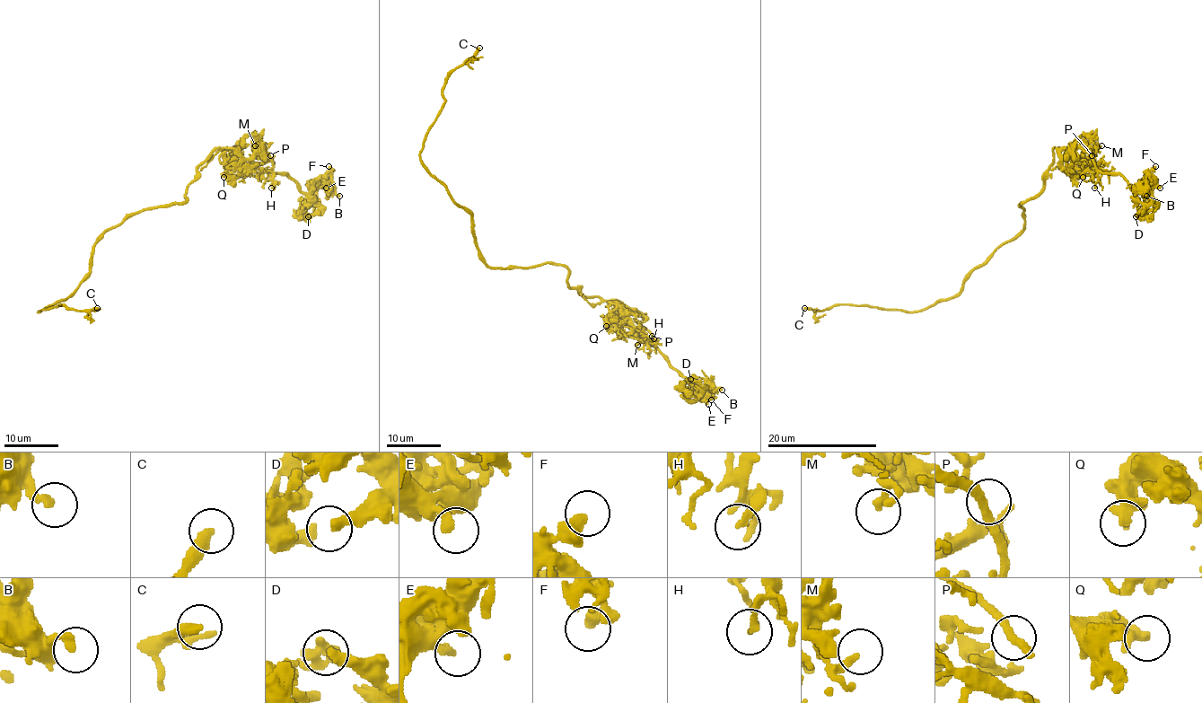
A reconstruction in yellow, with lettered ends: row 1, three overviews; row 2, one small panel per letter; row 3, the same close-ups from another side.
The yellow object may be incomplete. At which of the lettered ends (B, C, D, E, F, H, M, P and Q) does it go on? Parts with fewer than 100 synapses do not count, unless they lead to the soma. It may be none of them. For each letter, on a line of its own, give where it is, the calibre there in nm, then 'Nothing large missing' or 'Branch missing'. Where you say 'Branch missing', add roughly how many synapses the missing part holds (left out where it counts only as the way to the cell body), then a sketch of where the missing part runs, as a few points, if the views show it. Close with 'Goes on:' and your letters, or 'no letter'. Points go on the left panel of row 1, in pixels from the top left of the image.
B: Place: (339, 196). Thickness 280 nm. Nothing large missing
C: Place: (97, 308). Thickness 400 nm. Branch missing. Course of what is missing: (97, 308), (100, 295)
D: Place: (308, 216). Thickness 320 nm. Nothing large missing
E: Place: (326, 188). Thickness 300 nm. Nothing large missing
F: Place: (329, 166). Thickness 400 nm. Nothing large missing
H: Place: (271, 188). Thickness 180 nm. Nothing large missing
M: Place: (255, 145). Thickness 240 nm. Nothing large missing
P: Place: (270, 155). Thickness 280 nm. Nothing large missing
Q: Place: (223, 177). Thickness 400 nm. Nothing large missing
Goes on: C

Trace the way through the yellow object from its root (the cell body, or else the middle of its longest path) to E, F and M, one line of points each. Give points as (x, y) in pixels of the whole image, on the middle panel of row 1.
E: (513, 268), (562, 265), (567, 285), (584, 296), (618, 300), (629, 320), (694, 382), (708, 404)
F: (513, 268), (562, 265), (567, 285), (584, 296), (618, 300), (663, 357), (709, 391), (711, 399)
M: (513, 268), (562, 265), (567, 270), (569, 286), (584, 296), (609, 300), (622, 313), (638, 339), (637, 345)

